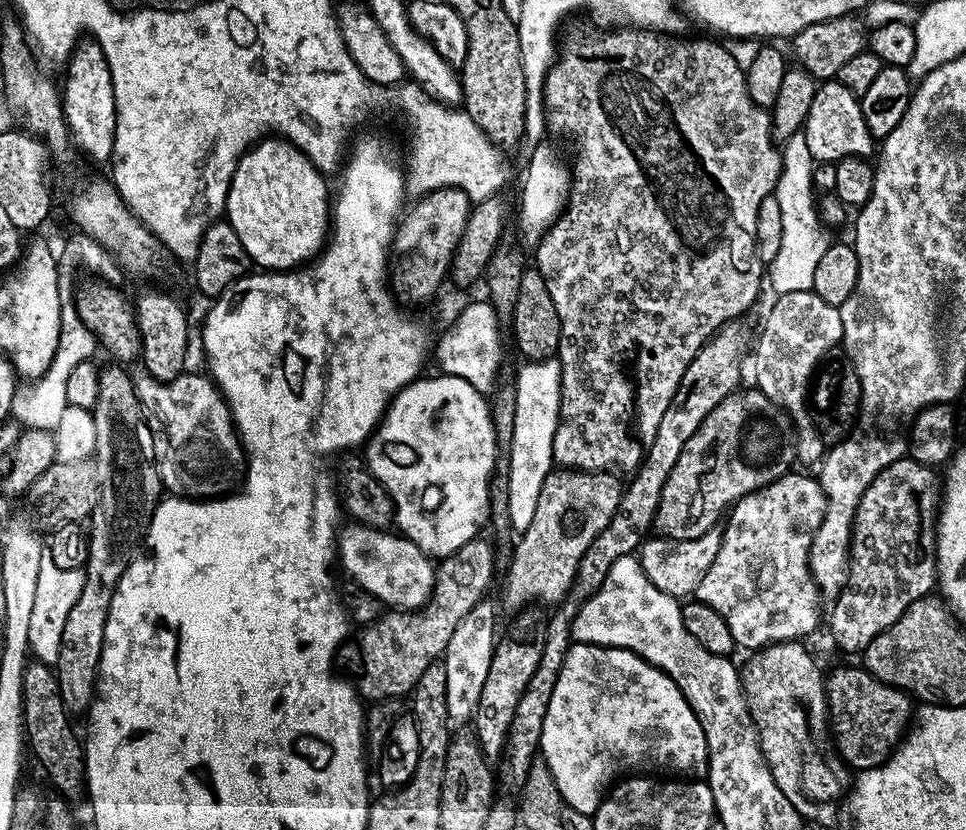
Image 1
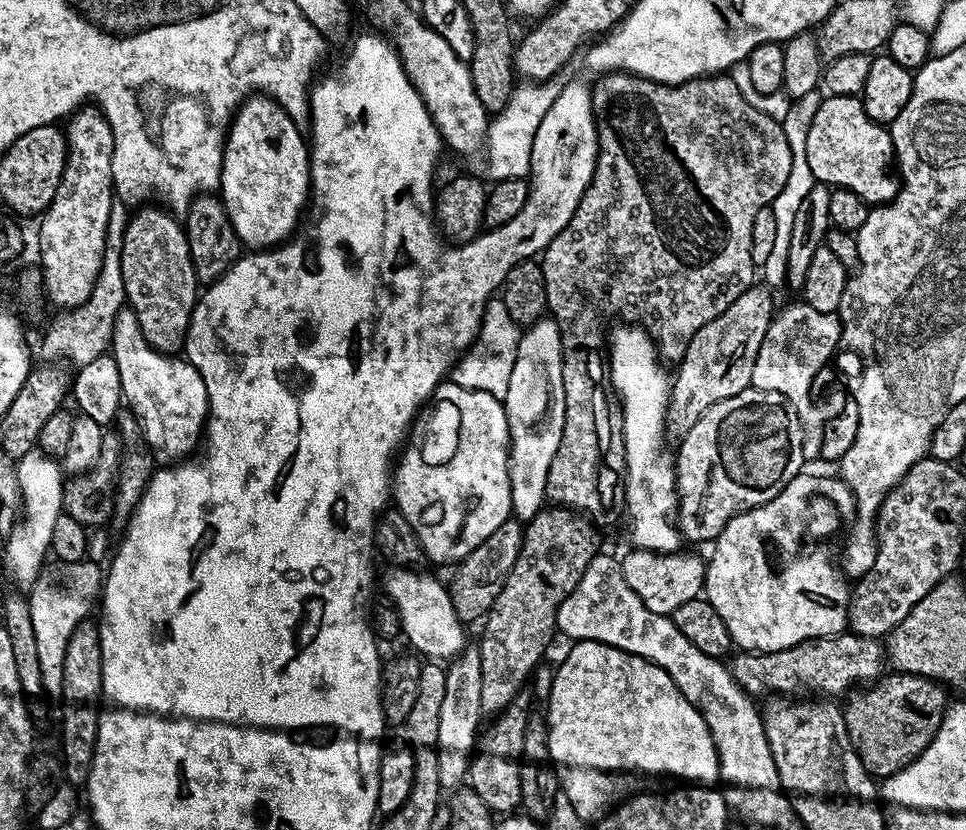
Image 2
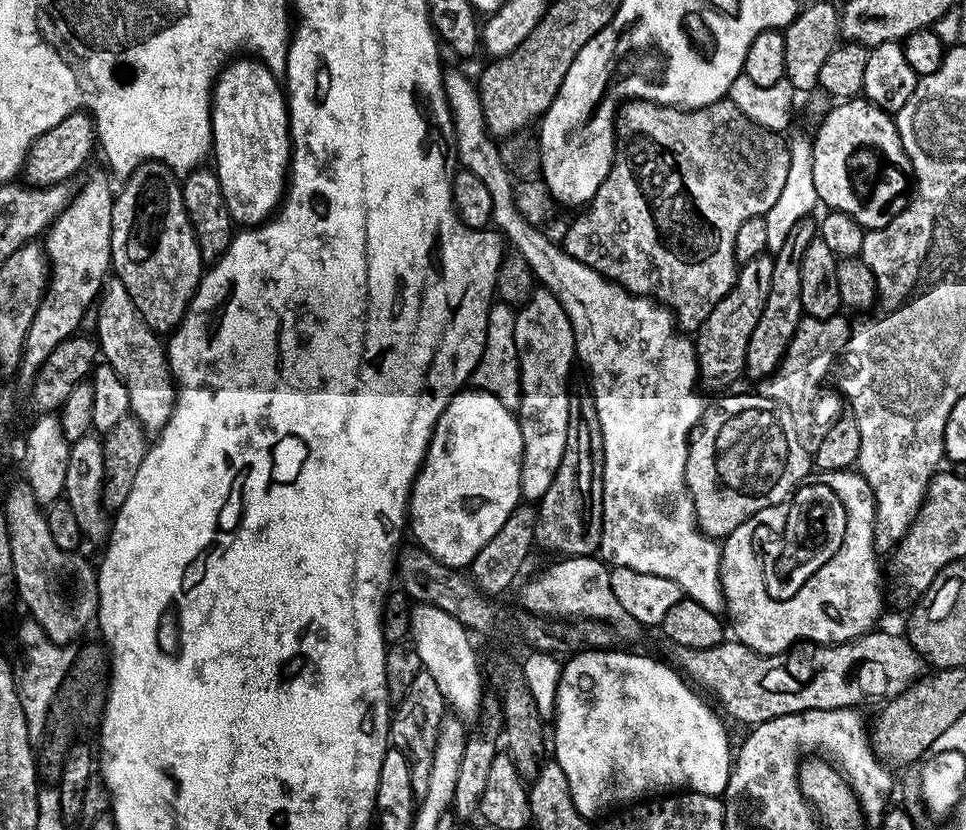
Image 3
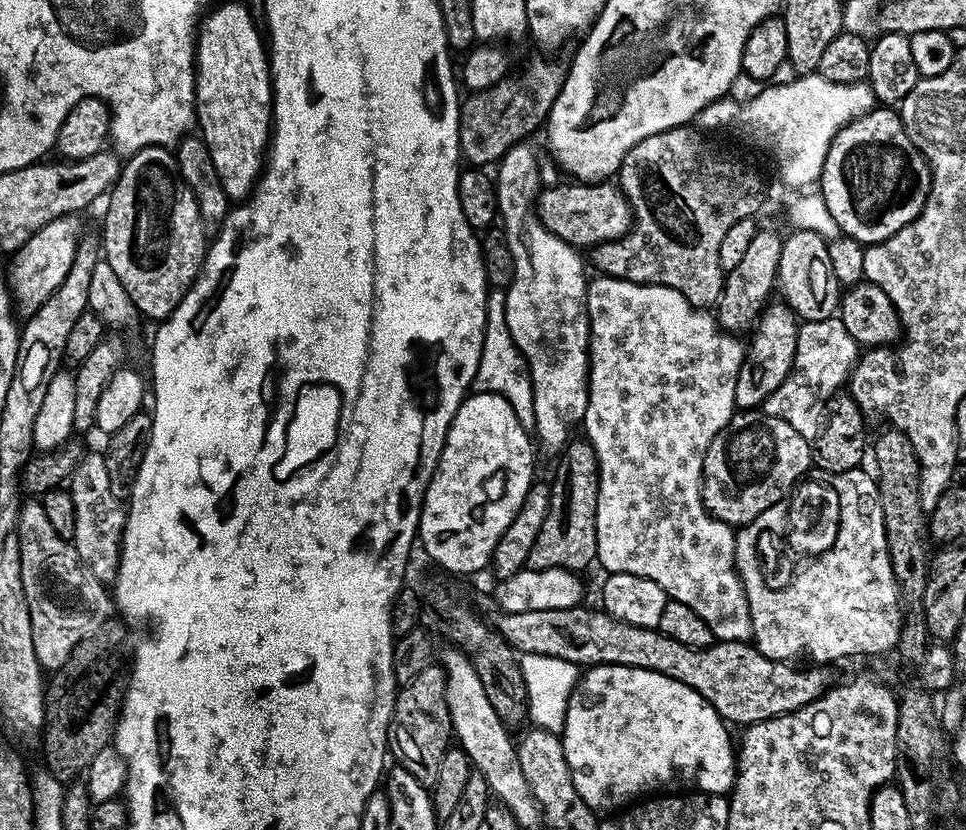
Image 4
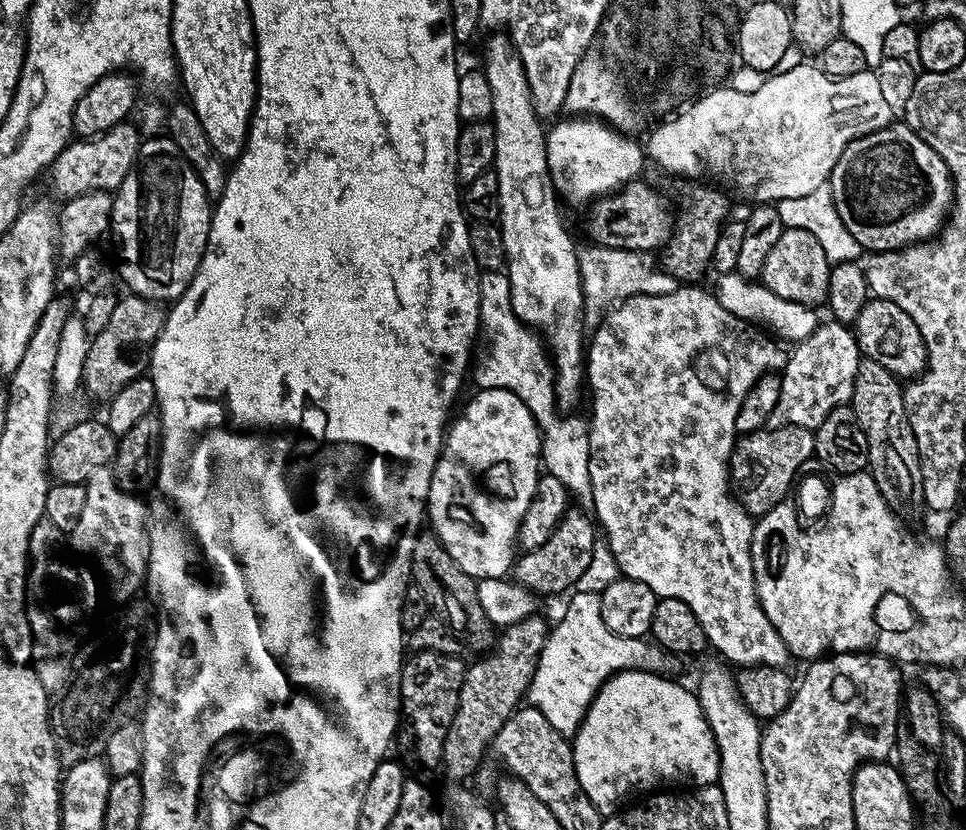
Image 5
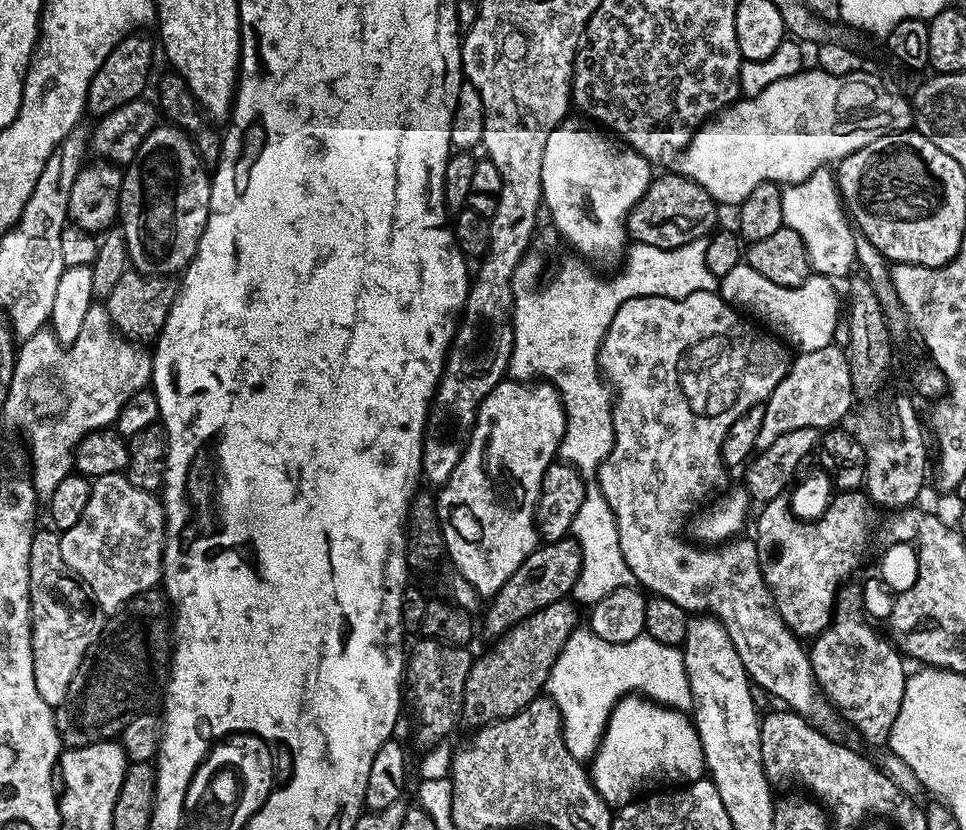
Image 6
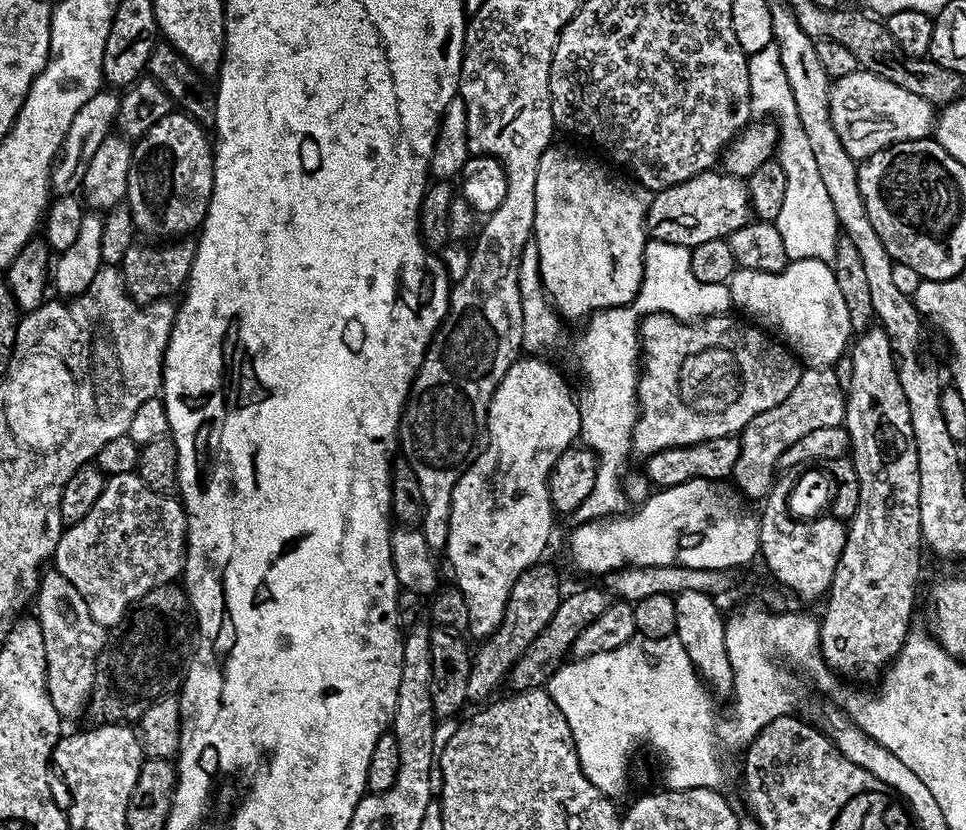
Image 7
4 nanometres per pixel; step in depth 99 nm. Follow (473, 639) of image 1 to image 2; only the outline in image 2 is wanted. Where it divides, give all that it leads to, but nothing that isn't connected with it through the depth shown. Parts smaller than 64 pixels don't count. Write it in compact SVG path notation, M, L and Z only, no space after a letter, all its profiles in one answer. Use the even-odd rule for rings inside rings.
M476 646L465 647L459 656L447 665L446 694L442 698L442 711L438 717L438 778L441 789L455 790L465 783L468 762L481 731L482 723L482 658Z

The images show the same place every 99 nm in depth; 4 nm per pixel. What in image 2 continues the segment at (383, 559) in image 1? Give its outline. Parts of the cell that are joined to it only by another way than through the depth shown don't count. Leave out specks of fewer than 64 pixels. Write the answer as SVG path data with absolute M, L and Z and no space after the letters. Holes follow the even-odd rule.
M392 566L387 570L383 591L398 610L403 639L408 639L421 657L432 662L448 662L459 656L466 647L465 625L458 618L449 589L445 585L443 588L434 577L420 572L424 570L413 570L408 566Z

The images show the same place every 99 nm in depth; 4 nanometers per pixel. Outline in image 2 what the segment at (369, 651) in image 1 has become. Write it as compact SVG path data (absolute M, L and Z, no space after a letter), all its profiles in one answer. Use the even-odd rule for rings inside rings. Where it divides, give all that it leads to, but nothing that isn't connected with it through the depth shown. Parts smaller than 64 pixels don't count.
M509 518L502 522L502 526L498 526L498 530L494 530L494 534L490 534L490 538L486 538L486 542L482 542L482 546L478 546L465 560L455 565L456 573L450 583L450 595L462 622L479 621L487 617L488 611L494 606L494 598L502 594L510 570L514 570L514 562L524 541L524 530L525 525L521 521Z

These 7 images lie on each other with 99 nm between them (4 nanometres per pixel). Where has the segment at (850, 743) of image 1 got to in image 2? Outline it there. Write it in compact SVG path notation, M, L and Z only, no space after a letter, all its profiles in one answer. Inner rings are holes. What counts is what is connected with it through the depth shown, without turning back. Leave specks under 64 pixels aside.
M896 672L881 676L871 686L864 686L853 691L843 701L842 711L846 722L846 734L850 734L850 742L869 776L883 778L898 774L898 770L910 766L910 762L914 762L914 758L918 758L922 754L922 750L926 750L926 746L930 746L934 734L944 720L945 711L949 707L948 696L950 697L949 689L945 688L943 684L939 684L937 680Z

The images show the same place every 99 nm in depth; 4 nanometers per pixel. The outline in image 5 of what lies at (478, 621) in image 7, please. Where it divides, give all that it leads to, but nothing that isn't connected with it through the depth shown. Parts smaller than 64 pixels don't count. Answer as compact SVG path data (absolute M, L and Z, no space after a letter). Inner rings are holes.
M482 388L475 394L477 396L465 406L464 413L456 421L453 419L447 429L440 460L430 482L426 520L450 558L454 558L466 574L477 580L504 578L514 563L512 551L518 548L516 535L522 514L526 514L526 506L530 506L534 498L534 486L542 475L540 427L518 394L497 388Z

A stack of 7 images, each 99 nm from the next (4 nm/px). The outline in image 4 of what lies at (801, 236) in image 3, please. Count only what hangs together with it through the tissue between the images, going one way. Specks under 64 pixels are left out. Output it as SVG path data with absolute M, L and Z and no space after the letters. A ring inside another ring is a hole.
M782 300L771 301L765 305L759 318L757 319L752 340L749 339L745 358L739 368L738 381L735 383L735 404L737 409L751 411L761 407L764 400L770 396L789 376L793 366L793 358L797 352L797 334L799 332L800 320L796 313L788 304Z

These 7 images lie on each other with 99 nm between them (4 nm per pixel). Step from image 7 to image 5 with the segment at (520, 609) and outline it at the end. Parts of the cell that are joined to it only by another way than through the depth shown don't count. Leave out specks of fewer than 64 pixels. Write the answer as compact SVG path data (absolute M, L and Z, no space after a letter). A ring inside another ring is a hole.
M575 510L565 512L554 534L546 538L541 548L524 552L521 560L519 557L513 563L510 572L517 584L537 594L545 592L548 596L554 595L555 592L567 593L575 589L578 578L582 578L586 566L590 566L592 547L598 543L597 525L593 517L587 511L584 512L575 512Z

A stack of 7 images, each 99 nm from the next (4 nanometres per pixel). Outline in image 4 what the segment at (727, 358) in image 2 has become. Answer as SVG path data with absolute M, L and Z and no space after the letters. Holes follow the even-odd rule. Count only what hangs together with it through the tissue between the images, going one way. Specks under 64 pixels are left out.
M761 227L754 234L738 266L734 266L734 270L727 272L724 277L724 291L718 301L718 323L721 328L740 334L743 328L753 327L754 321L769 303L772 290L774 292L777 287L778 258L782 254L783 245L781 233L776 233L772 228Z

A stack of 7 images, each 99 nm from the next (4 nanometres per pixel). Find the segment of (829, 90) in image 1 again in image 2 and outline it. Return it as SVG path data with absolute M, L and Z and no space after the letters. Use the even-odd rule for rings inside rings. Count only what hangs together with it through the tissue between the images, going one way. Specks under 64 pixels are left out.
M830 96L821 99L818 110L811 113L802 136L802 160L810 170L813 181L853 191L869 206L889 204L900 193L900 174L896 163L896 151L892 145L892 133L883 124L875 124L866 114L860 96Z

